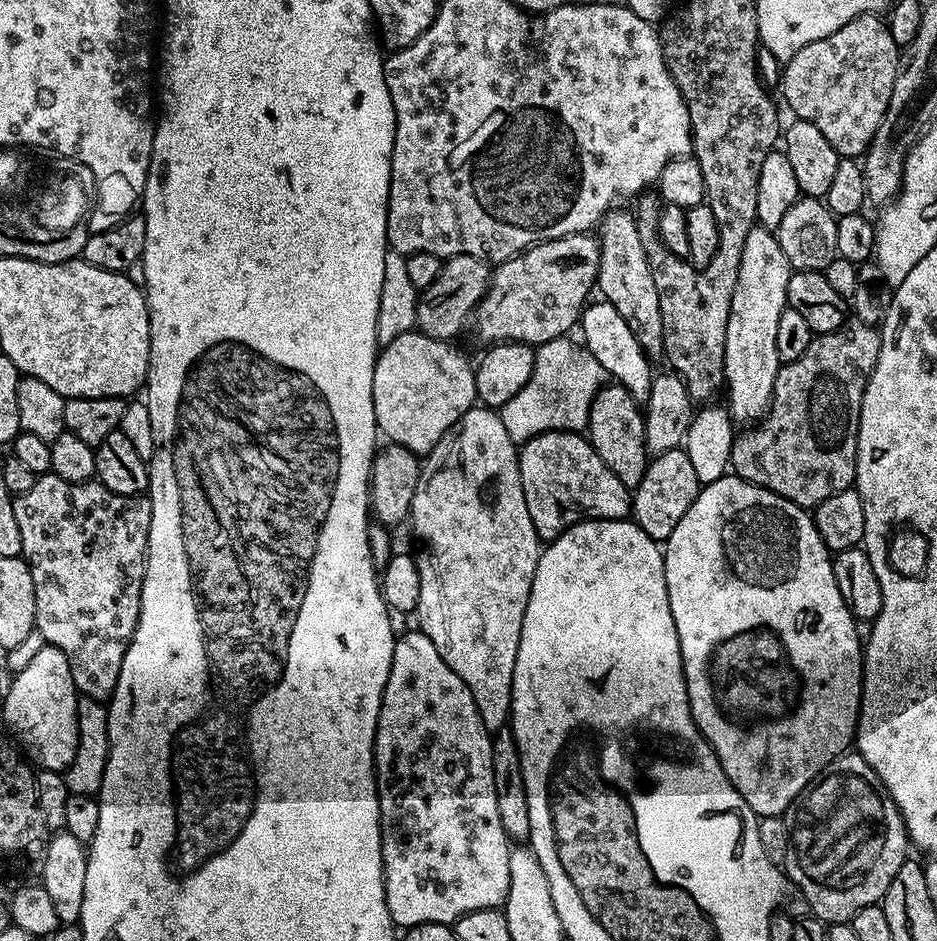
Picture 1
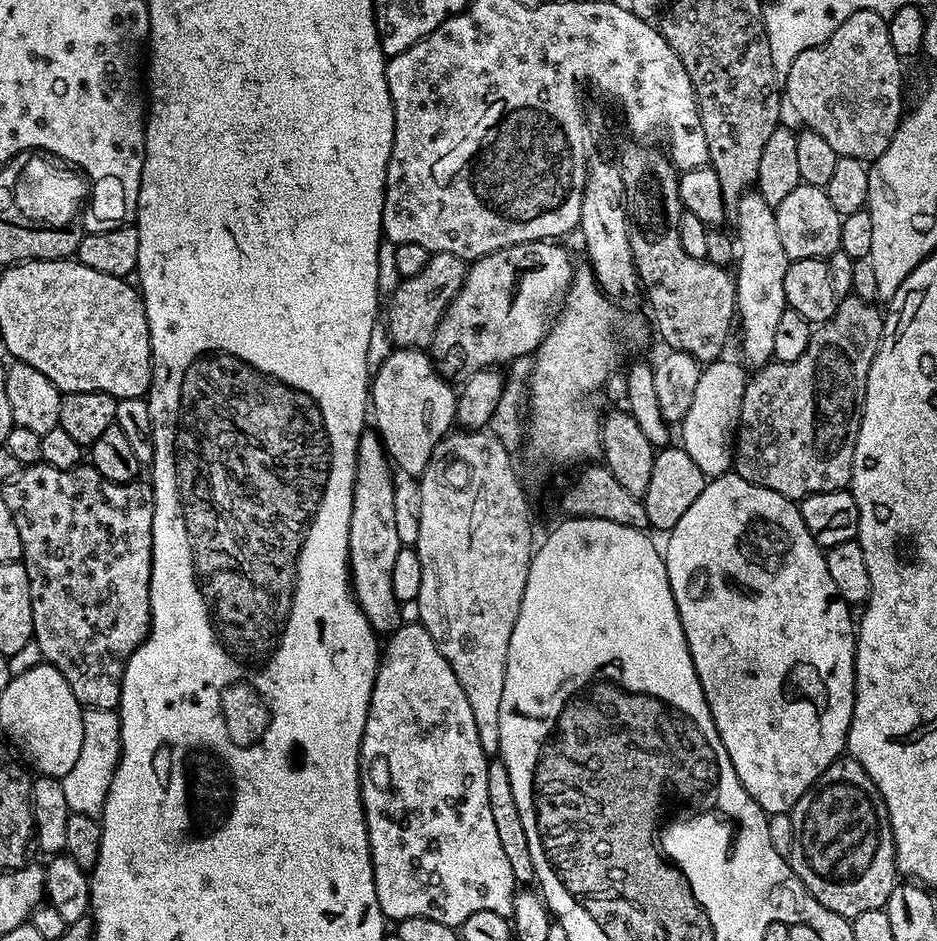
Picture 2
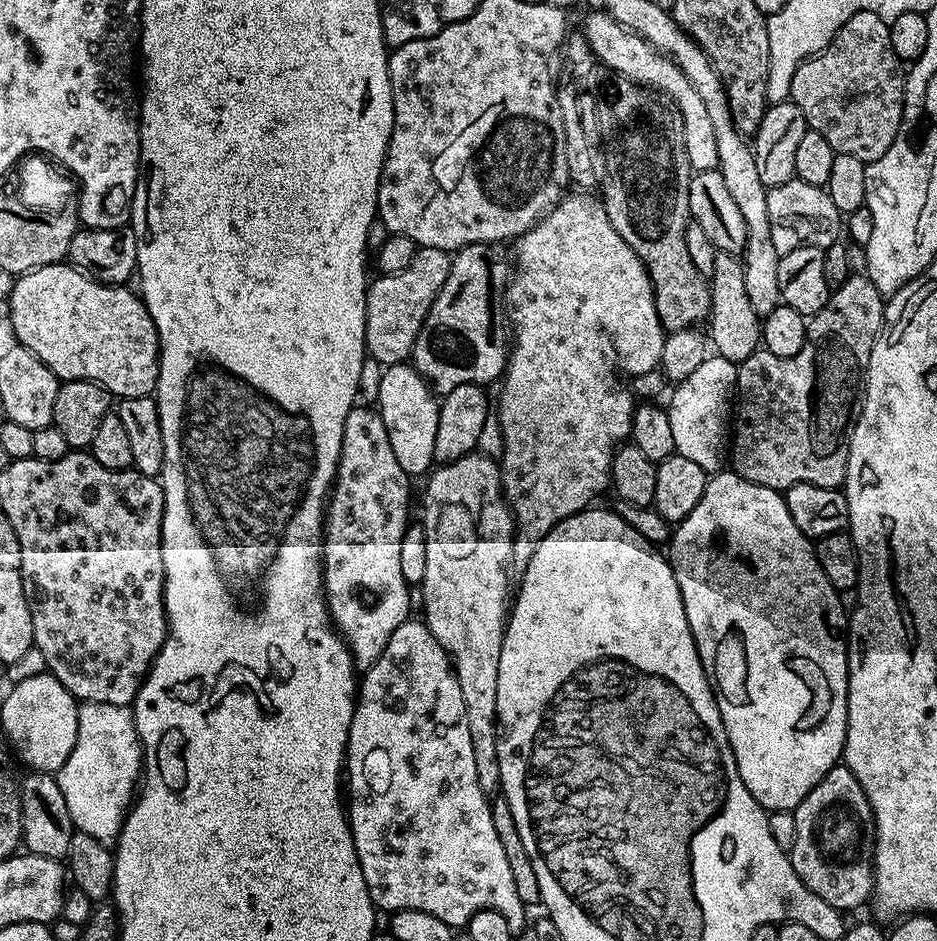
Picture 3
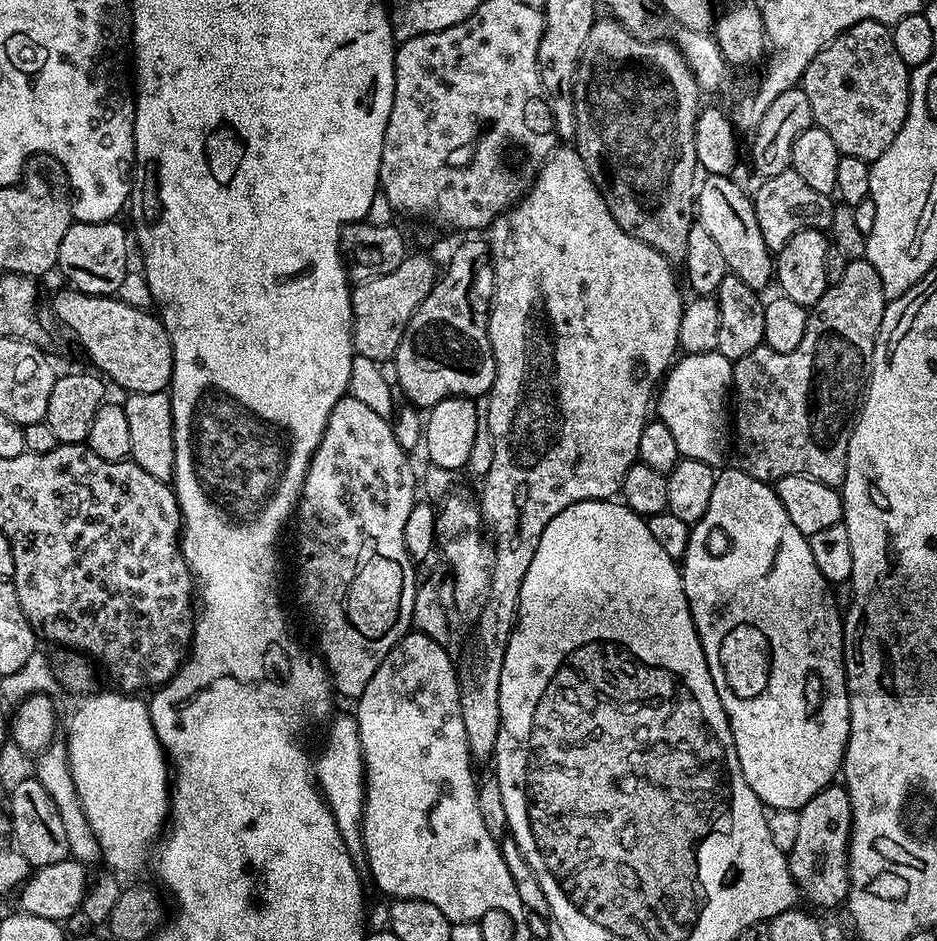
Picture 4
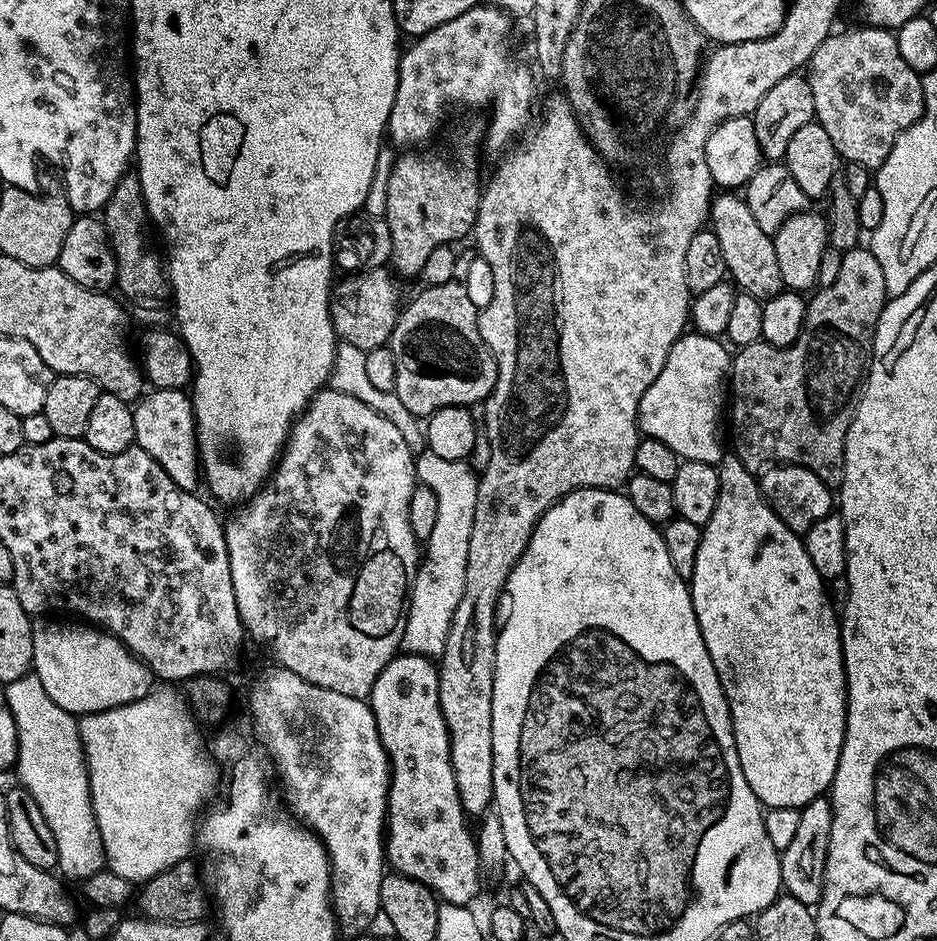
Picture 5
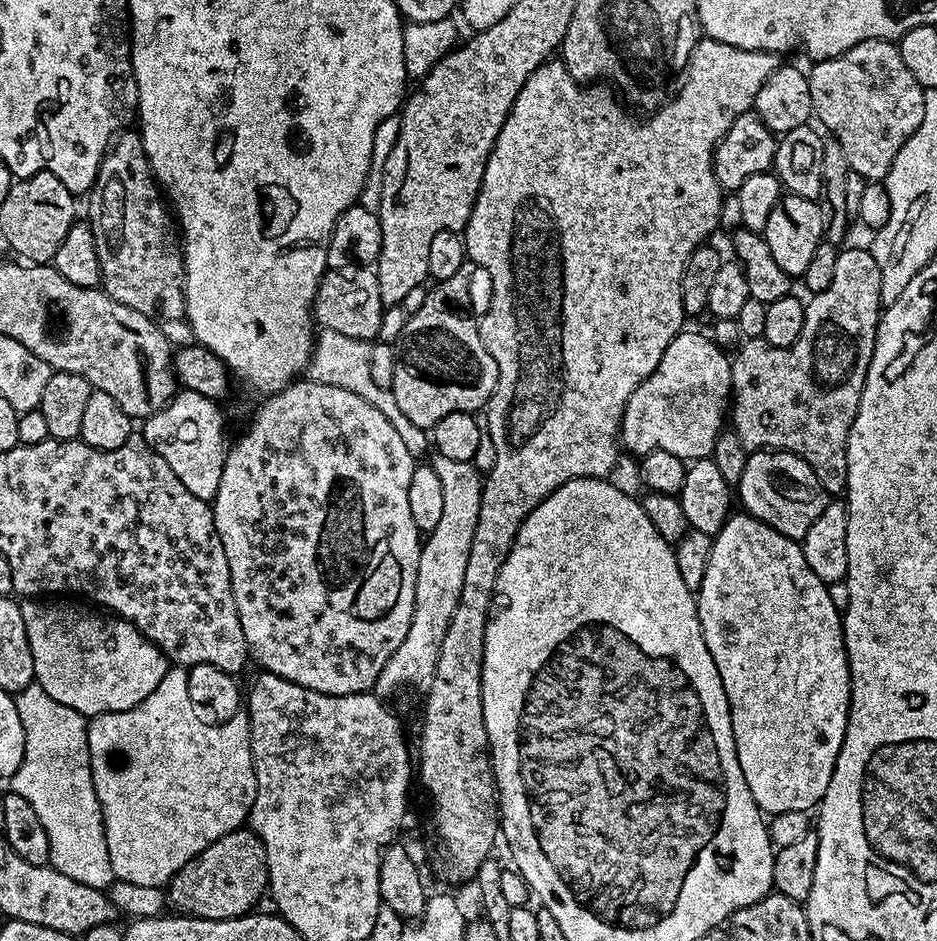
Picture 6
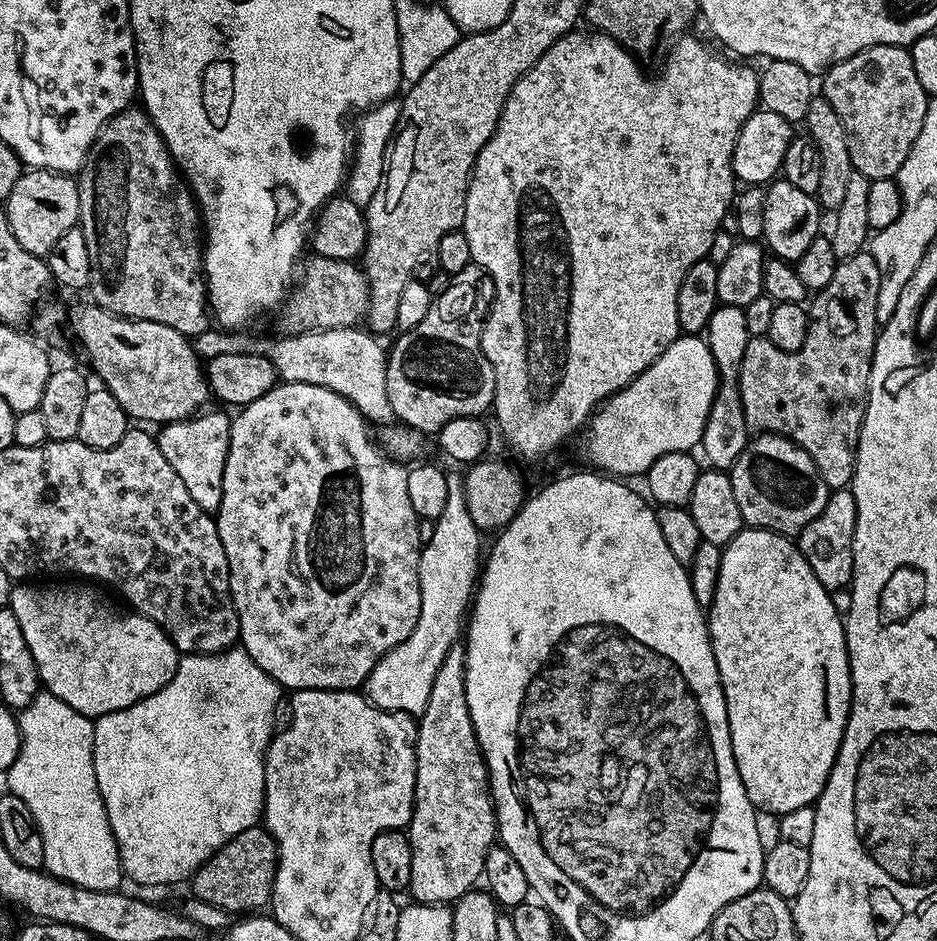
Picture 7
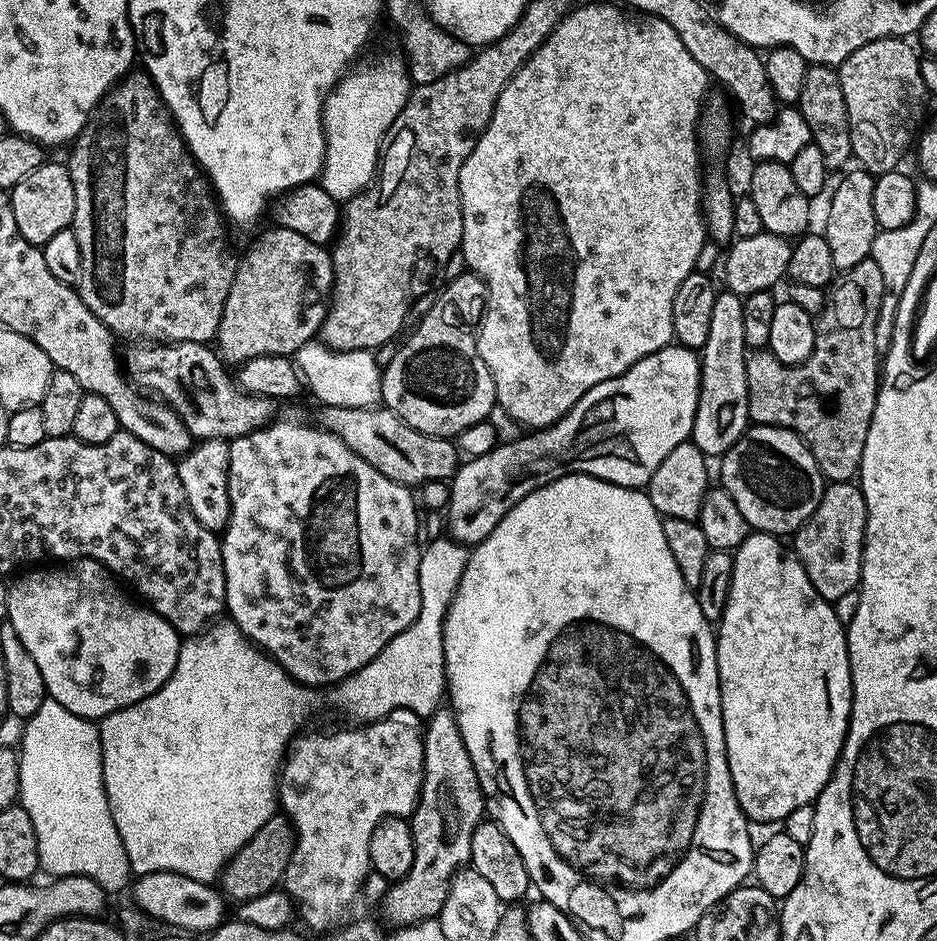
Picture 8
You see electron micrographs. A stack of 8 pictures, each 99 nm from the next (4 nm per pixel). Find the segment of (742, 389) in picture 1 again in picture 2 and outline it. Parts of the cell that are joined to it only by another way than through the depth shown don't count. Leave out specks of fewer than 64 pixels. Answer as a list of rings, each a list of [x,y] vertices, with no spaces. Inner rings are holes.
[[[745,192],[743,198],[735,204],[734,212],[734,279],[740,352],[744,355],[745,365],[752,364],[753,369],[758,369],[773,359],[775,327],[778,326],[786,307],[784,279],[790,261],[778,239],[775,207],[768,204],[760,192]]]

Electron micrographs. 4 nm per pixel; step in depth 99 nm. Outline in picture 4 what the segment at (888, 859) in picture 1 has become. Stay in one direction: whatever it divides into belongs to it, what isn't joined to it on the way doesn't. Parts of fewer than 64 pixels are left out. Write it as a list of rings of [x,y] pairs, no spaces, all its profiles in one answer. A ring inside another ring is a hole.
[[[833,782],[824,788],[806,806],[799,809],[798,839],[794,841],[794,850],[787,853],[788,869],[797,889],[812,904],[820,908],[836,908],[848,899],[848,840],[852,836],[852,807],[848,789],[843,783]]]

